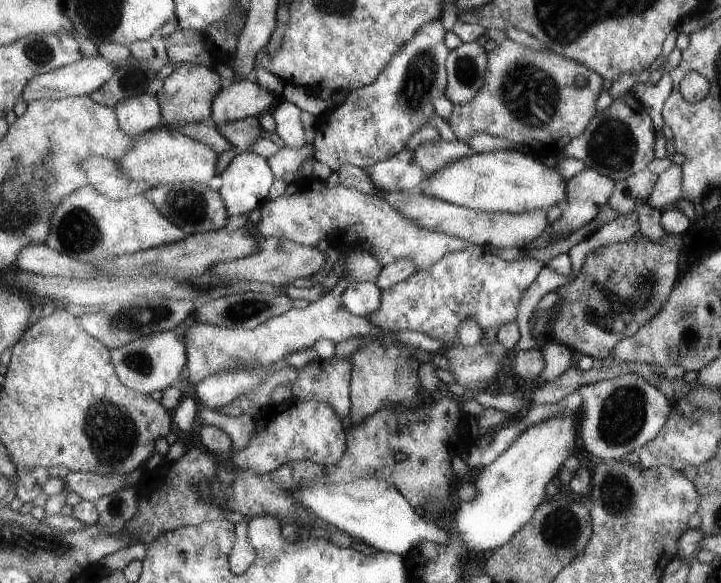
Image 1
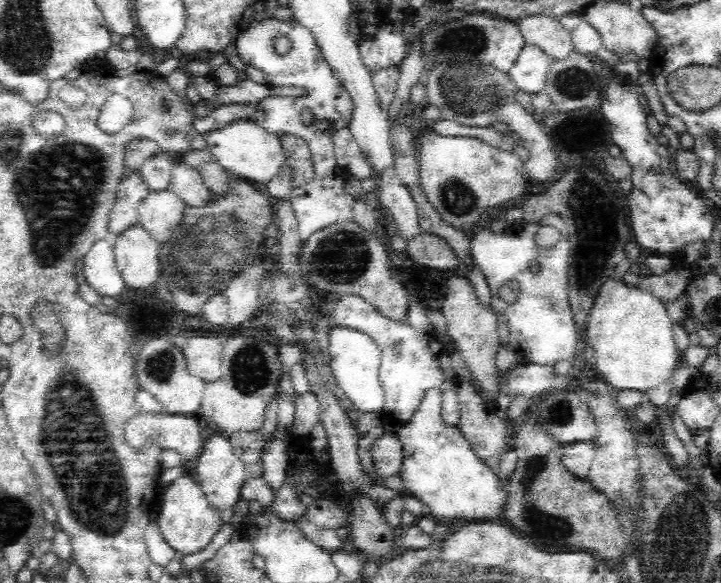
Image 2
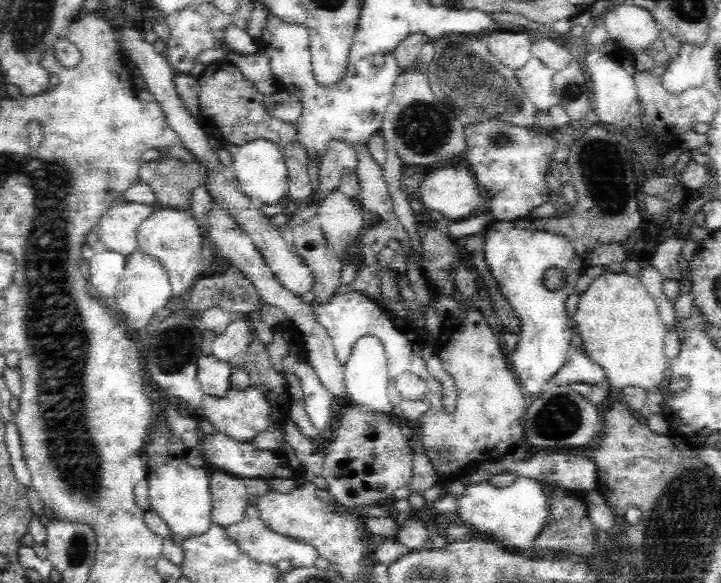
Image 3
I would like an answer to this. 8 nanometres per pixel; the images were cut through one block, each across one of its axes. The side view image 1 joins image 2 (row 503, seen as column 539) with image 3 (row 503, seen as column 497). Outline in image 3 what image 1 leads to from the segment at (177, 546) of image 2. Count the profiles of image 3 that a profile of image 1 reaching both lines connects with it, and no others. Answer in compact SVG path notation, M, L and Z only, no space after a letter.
M168 420L164 424L158 424L156 428L150 428L148 444L144 450L150 458L144 458L146 462L146 482L150 492L150 510L156 512L178 536L180 540L190 536L200 536L206 530L210 530L212 522L212 490L210 490L210 472L204 468L196 468L186 460L186 446L180 442L180 438L170 436L170 424Z

